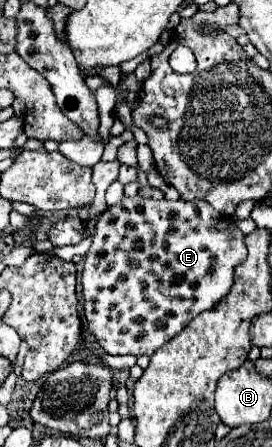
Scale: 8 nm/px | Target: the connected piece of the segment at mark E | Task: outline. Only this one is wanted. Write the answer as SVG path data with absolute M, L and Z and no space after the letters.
M124 196L116 206L110 206L100 216L100 220L96 224L96 236L92 240L92 246L84 256L84 272L82 272L84 306L82 308L84 308L86 328L96 336L98 344L104 348L106 354L134 354L134 356L146 354L146 356L152 356L154 350L158 350L170 338L174 338L194 316L198 316L204 310L210 310L220 298L224 298L224 294L228 294L228 290L232 286L232 270L234 270L234 266L238 266L244 260L244 254L246 254L244 234L232 224L230 218L212 210L212 206L208 206L208 202L202 202L202 200L168 202L168 200L148 200L148 198L140 198L140 196L134 196L134 198Z

